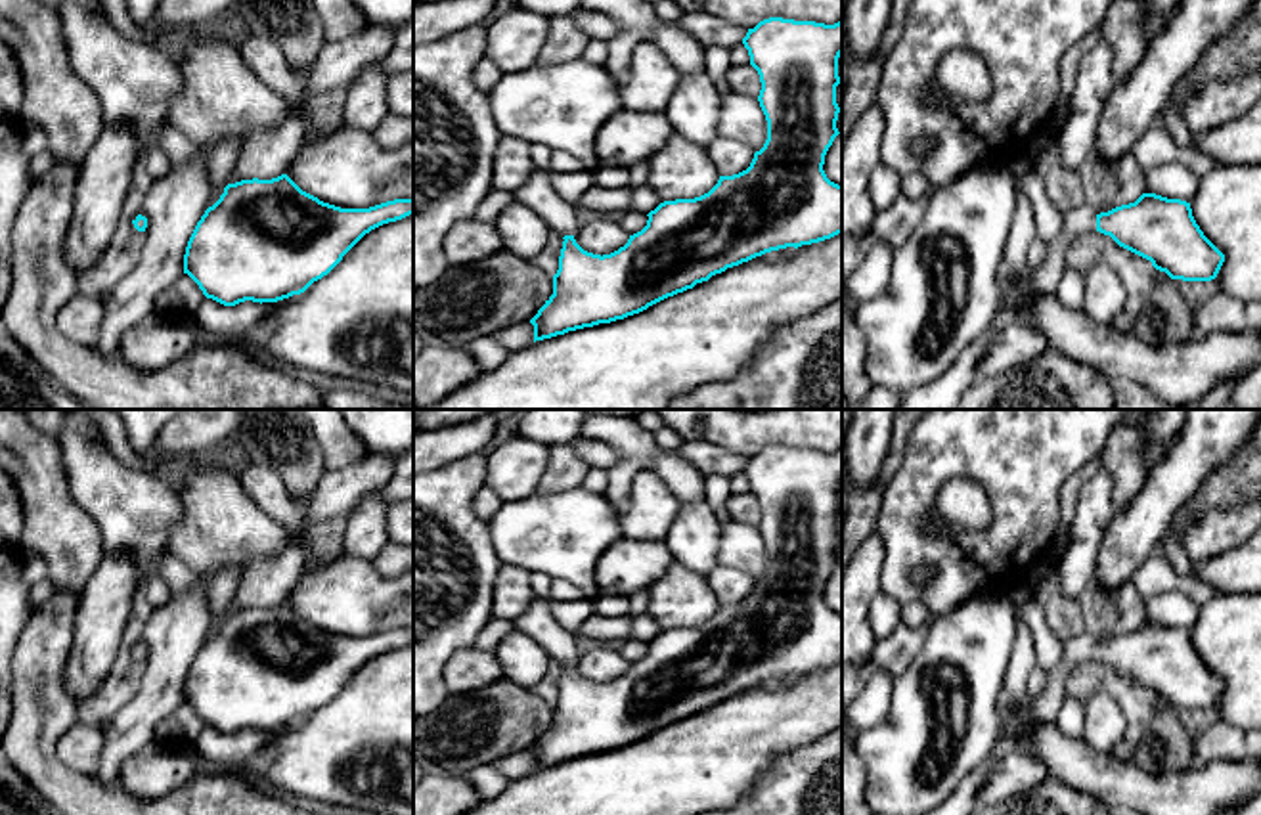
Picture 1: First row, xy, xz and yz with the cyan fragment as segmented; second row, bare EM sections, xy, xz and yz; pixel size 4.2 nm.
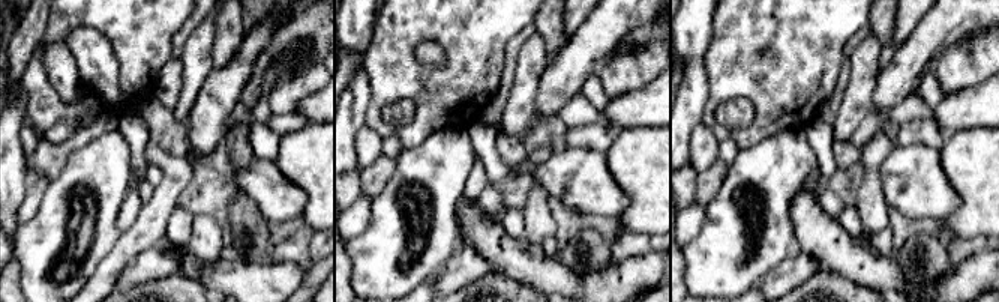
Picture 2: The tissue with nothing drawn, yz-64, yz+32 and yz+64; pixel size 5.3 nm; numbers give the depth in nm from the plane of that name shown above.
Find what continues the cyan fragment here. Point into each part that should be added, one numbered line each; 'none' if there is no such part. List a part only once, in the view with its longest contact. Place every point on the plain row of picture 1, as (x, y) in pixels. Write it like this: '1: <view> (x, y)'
1: yz (1045, 708)

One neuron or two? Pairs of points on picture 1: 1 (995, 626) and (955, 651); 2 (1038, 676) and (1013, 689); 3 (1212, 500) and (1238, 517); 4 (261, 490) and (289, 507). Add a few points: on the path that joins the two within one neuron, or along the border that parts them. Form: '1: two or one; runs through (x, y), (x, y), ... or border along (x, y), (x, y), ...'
1: one; runs through (986, 626), (963, 641)
2: two; border along (1036, 664), (1028, 676), (1026, 697)
3: two; border along (1240, 502), (1231, 507), (1210, 509), (1187, 532)
4: one; runs through (268, 492), (282, 506)

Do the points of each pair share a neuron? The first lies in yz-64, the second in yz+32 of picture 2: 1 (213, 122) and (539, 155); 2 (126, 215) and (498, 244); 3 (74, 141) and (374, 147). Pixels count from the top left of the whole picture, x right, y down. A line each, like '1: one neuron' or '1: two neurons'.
1: two neurons
2: two neurons
3: two neurons

